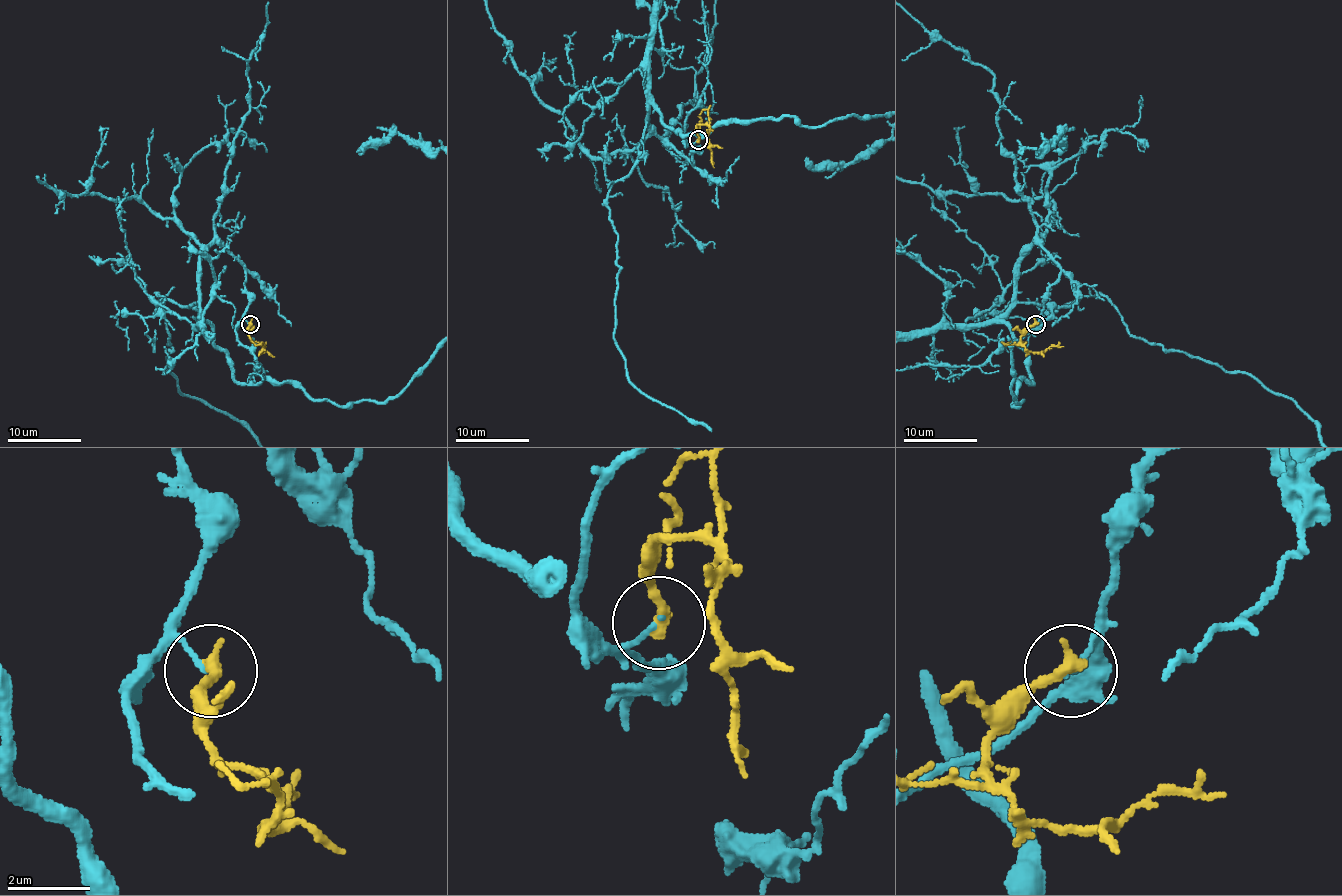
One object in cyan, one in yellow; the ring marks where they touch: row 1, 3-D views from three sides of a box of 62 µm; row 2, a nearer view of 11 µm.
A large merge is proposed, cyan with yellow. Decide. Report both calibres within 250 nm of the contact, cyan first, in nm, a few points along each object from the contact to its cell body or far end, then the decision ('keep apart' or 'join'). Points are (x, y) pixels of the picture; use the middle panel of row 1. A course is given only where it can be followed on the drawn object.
120 nm thick on the cyan side, 340 nm on the other; cyan runs (698, 140), (692, 164), (648, 119), (638, 162), (612, 184), (614, 332), (642, 392); yellow runs (698, 140), (698, 125), (711, 129), (707, 140), (714, 168); keep apart

